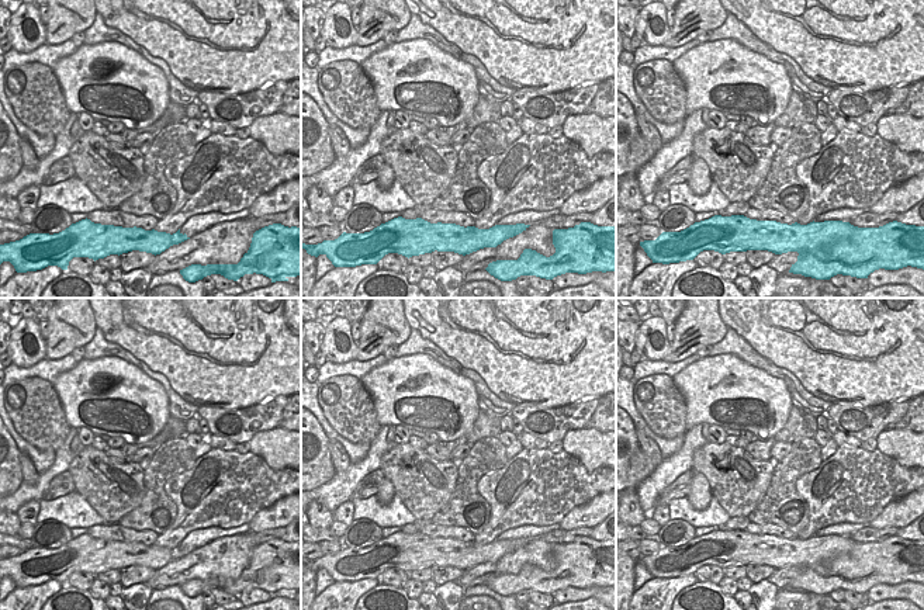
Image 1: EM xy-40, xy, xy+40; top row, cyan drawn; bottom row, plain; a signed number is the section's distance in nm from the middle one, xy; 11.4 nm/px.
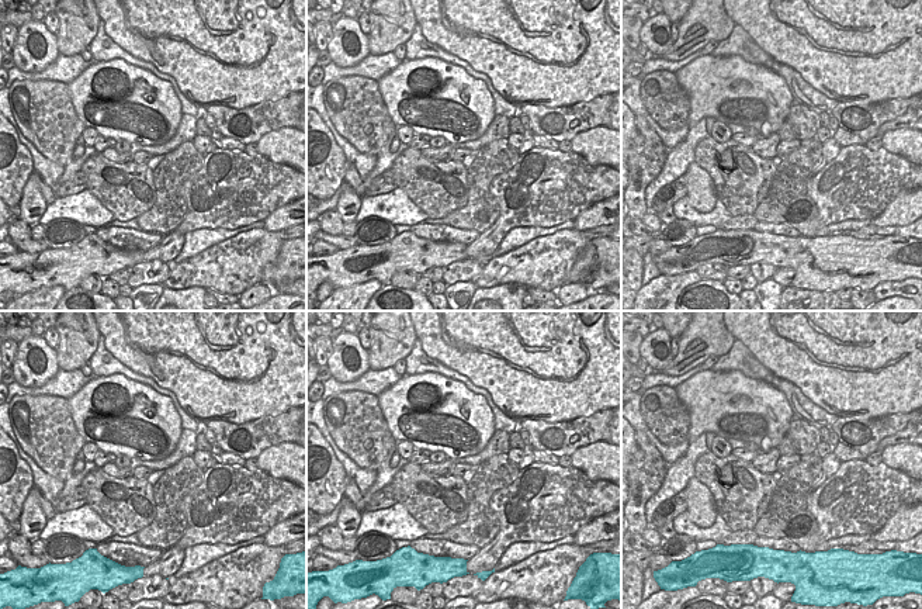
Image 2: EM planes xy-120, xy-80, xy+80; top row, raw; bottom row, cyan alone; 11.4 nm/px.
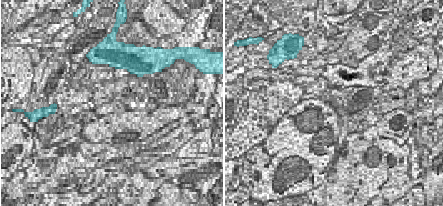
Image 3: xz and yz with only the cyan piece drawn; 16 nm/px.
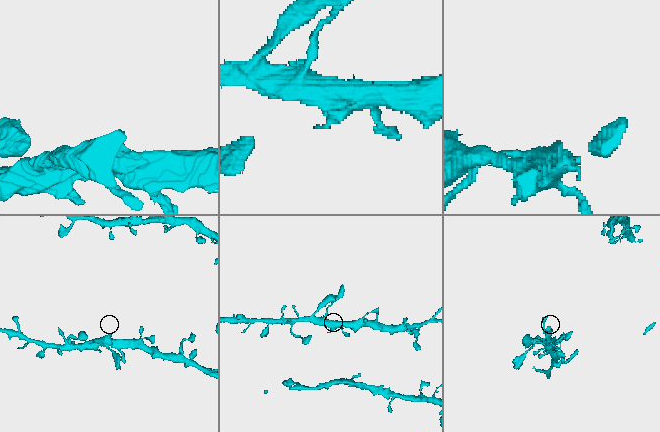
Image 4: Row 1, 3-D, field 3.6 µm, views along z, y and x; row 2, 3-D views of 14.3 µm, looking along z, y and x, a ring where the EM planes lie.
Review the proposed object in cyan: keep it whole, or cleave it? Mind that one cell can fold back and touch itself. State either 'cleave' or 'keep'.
cleave

